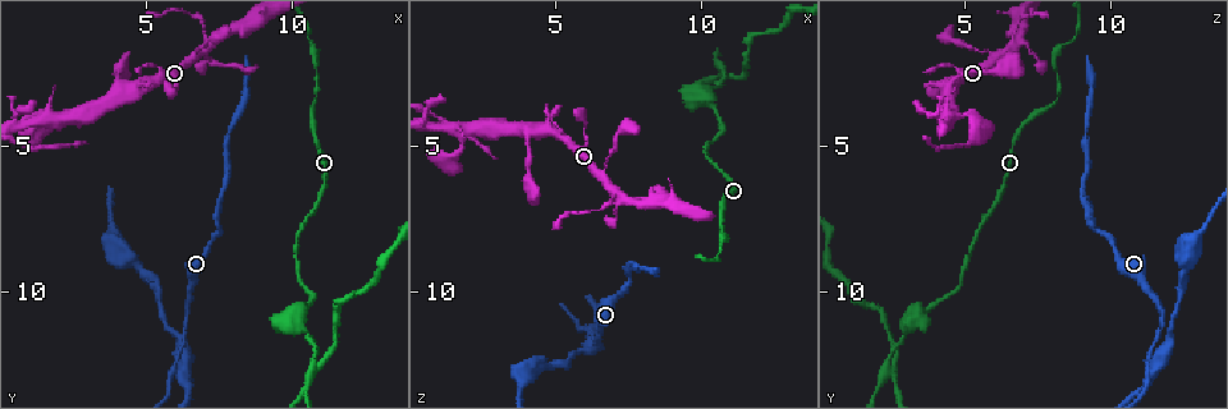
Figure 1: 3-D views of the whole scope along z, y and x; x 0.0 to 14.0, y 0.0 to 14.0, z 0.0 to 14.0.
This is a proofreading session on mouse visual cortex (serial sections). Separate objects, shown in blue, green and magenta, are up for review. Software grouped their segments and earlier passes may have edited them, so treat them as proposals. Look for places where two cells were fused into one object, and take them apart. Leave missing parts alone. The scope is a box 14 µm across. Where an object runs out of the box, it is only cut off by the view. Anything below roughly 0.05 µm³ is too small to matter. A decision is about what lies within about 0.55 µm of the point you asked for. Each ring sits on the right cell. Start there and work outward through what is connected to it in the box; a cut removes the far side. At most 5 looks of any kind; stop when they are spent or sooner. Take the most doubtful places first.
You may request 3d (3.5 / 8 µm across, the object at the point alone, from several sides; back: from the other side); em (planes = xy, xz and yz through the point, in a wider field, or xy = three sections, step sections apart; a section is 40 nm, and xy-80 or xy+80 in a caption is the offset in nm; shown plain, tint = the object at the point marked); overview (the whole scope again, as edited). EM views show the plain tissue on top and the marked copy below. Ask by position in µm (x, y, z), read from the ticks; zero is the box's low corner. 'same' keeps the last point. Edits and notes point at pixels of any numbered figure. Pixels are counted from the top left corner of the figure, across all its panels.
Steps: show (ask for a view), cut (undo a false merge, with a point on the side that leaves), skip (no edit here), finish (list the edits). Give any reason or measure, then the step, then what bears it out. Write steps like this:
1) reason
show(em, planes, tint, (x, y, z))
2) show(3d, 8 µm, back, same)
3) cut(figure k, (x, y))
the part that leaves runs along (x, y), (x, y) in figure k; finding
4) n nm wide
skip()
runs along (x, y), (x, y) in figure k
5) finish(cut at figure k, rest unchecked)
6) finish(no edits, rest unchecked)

arms run side by side
show(3d, 3.5 µm, (6.3, 12.3, 11.5))

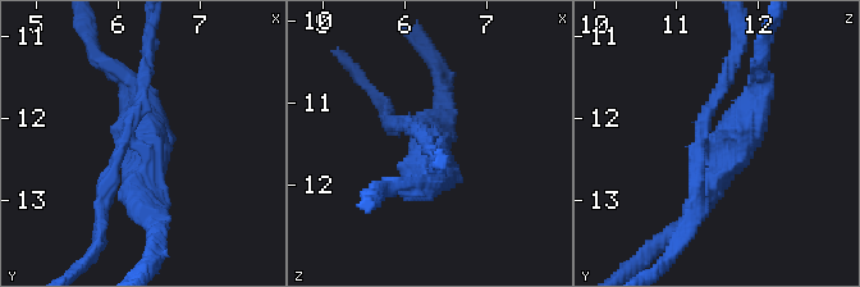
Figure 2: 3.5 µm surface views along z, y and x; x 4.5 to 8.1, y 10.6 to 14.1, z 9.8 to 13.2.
4 arms; arms of 150, 200, 300, 350 nm
show(em, xy, step 5, tint, (6.35, 12.20, 11.60))

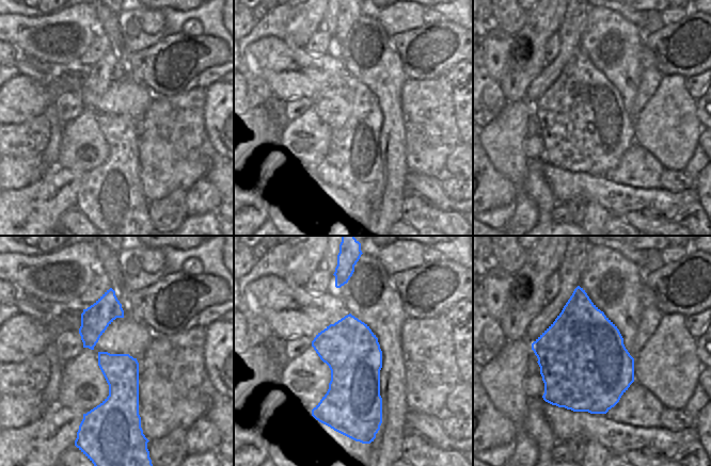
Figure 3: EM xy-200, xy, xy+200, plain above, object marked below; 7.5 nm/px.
420 nm wide
cut(figure 2, (748, 131))
the part that leaves runs along (713, 132), (749, 121), (762, 54) in figure 2; two cells meet here

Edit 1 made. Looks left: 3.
show(overview)

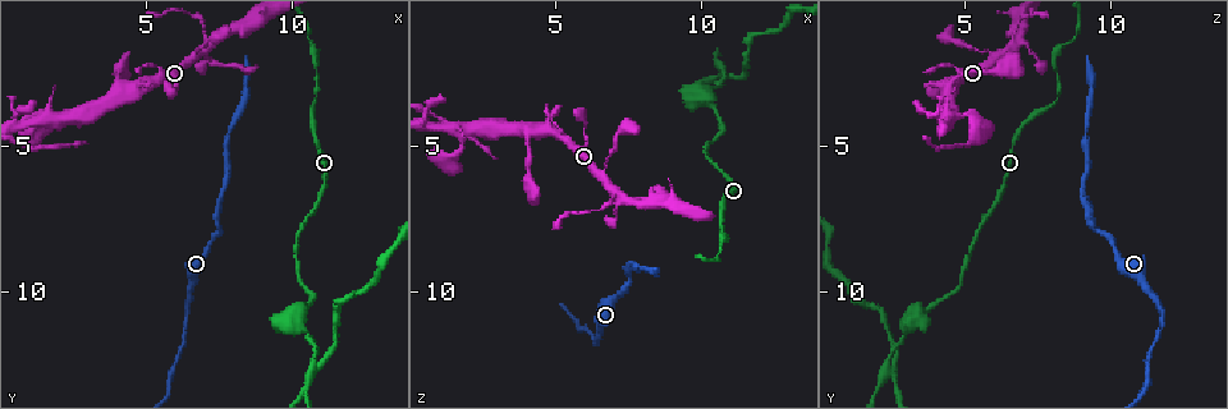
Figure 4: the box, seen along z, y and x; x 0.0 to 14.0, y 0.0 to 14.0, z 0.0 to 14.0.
calibre changes
show(3d, 3.5 µm, (10.2, 10.7, 3.4))

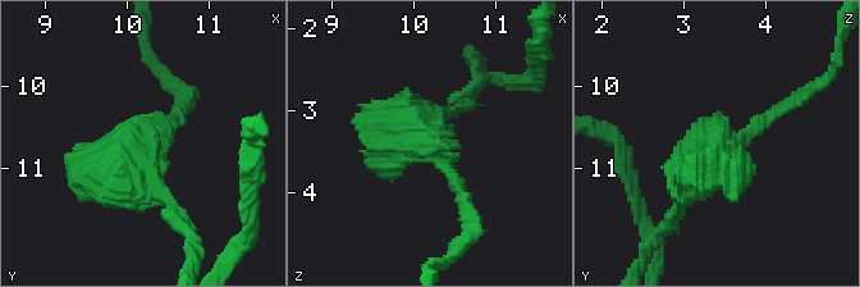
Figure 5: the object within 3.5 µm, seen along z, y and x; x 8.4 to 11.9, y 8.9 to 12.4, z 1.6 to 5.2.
shape alone is not enough
show(em, xy, step 3, tint, (10.25, 10.70, 3.35))

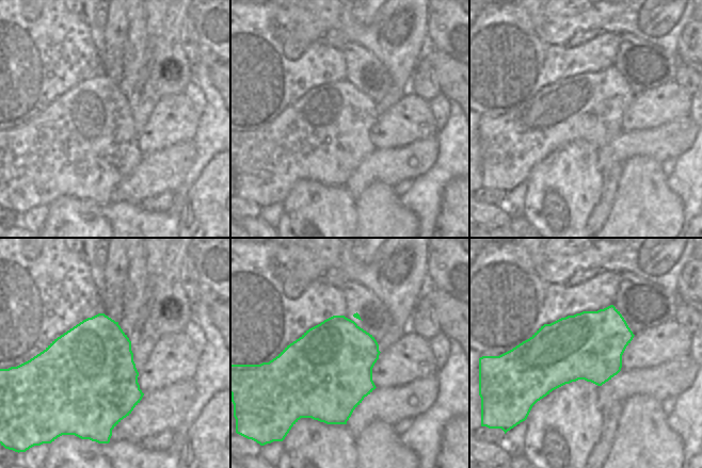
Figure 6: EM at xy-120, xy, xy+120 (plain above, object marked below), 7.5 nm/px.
skip()
runs along (764, 122), (708, 145), (678, 213) in figure 5; one cell here

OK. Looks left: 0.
finish(cut at figure 2, rest unchecked)

